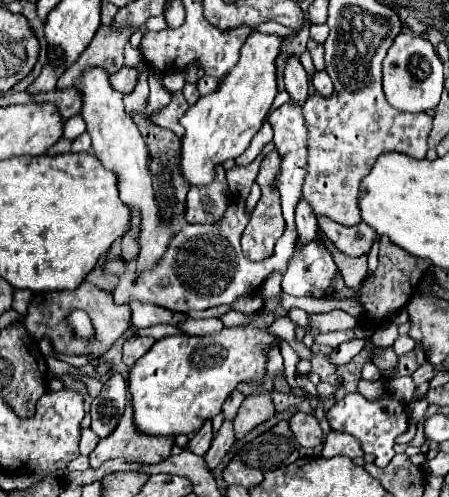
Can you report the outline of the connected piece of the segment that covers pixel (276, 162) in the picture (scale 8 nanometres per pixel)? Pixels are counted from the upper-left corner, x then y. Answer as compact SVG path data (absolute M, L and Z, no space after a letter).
M274 149L272 153L266 155L266 159L260 165L260 173L256 177L256 183L262 189L262 197L252 213L252 219L248 223L248 227L244 229L242 235L242 251L250 261L262 261L268 255L272 255L276 241L280 239L280 235L284 233L284 217L282 217L282 209L280 209L280 193L276 193L276 175L280 173L280 153Z

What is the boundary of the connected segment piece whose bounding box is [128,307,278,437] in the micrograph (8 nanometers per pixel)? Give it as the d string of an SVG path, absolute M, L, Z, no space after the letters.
M262 307L258 317L244 327L226 327L224 331L206 337L176 335L156 341L128 373L136 429L150 437L190 435L198 431L206 419L220 413L222 403L238 383L260 383L266 375L266 347L278 343L278 337L266 331L274 317L274 311Z

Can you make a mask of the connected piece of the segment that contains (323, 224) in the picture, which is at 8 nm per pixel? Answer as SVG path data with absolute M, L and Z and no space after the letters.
M318 219L318 227L336 245L336 249L348 257L366 255L376 239L376 231L366 223L344 227L340 223L334 223L332 219Z

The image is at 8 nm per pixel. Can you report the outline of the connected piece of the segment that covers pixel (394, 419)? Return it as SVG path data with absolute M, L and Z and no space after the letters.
M348 393L344 399L336 401L328 409L326 419L332 429L354 435L360 441L362 451L368 455L374 455L376 467L386 467L392 461L392 457L396 455L394 453L396 437L408 429L406 405L402 401L396 401L390 393L386 393L386 397L378 399L378 401L368 401L360 393Z

